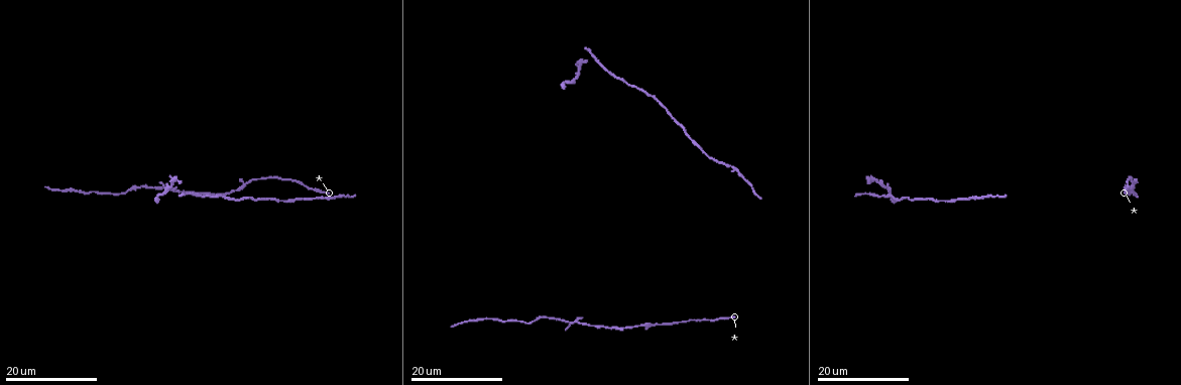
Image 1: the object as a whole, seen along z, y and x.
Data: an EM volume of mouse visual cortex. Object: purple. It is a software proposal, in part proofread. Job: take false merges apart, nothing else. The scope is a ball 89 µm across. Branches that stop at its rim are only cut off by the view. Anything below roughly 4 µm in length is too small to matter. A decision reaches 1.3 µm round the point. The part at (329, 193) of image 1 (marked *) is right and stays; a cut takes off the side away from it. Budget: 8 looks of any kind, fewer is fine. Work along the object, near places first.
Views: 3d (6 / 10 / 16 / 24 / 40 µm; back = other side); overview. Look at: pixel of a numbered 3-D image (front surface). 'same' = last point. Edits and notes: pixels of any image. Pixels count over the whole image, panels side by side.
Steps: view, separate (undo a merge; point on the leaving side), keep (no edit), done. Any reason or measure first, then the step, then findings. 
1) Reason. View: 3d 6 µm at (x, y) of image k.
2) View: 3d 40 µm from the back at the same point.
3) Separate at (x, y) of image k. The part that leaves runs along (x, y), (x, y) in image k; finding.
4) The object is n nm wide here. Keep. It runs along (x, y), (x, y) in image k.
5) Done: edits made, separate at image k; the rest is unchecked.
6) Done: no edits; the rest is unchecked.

Thick turns thin. View: 3d 24 µm at (236, 189) of image 1.

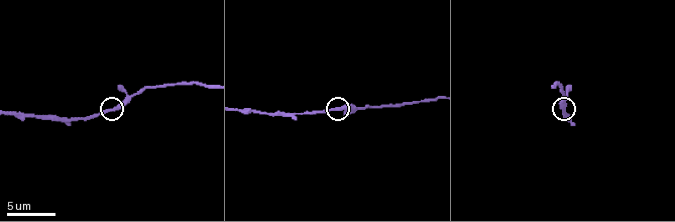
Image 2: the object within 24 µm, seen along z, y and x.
Zoom in. View: 3d 6 µm at (116, 110) of image 2.

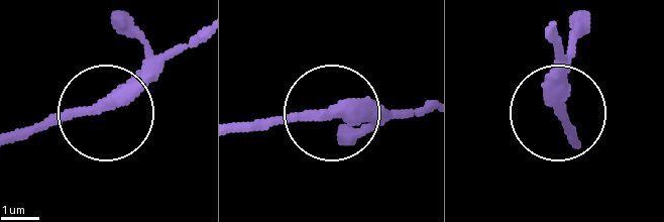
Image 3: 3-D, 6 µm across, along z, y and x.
Keep. It runs along (202, 28), (106, 108), (58, 111), (9, 131) in image 3; continuous, no second neuron.

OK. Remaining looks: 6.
Calibre changes. View: 3d 6 µm at (66, 122) of image 2.

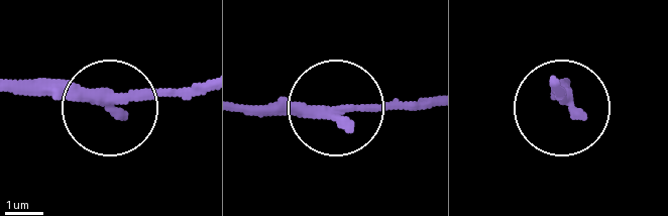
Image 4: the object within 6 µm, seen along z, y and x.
The object is 310 nm wide here. Keep. It runs along (432, 103), (242, 110) in image 4; continuous, no second neuron.

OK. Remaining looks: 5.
Sudden change in width. View: 3d 10 µm at (14, 115) of image 2.

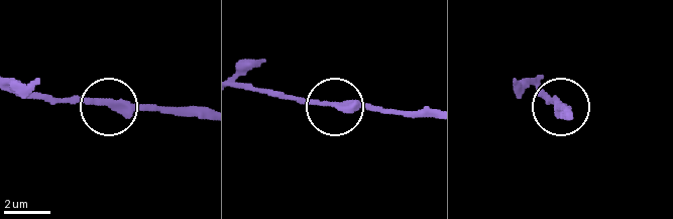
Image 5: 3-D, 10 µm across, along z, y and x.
Keep. It runs along (203, 117), (122, 111), (93, 100), (42, 100) in image 5; all the same neuron.

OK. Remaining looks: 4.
Side arm on a straight run. View: 3d 16 µm at (732, 166) of image 1.

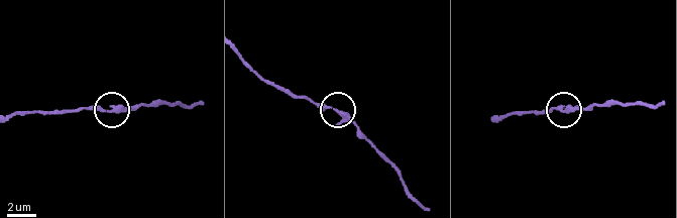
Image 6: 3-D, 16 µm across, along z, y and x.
View: 3d 10 µm at (335, 112) of image 6.

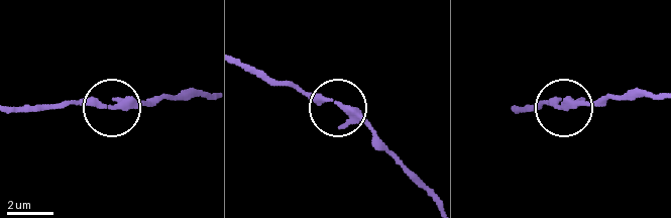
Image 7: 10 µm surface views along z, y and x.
3 arms meet here. Keep. All the same neuron.

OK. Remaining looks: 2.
Done: no edits; the rest is unchecked.

